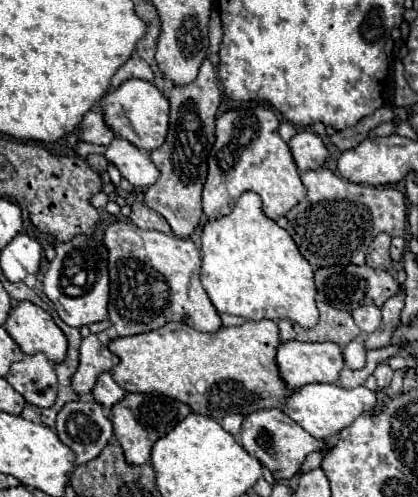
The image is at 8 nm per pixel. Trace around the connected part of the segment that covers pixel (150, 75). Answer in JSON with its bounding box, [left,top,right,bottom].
[112,54,154,88]

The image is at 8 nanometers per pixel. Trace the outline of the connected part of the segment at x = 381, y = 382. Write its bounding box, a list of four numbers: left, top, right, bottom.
[374,364,394,388]

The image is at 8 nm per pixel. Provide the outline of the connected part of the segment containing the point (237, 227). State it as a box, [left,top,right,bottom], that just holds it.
[200,192,318,328]

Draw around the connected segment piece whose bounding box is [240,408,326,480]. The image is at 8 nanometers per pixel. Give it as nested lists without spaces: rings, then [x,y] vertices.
[[[272,408],[272,410],[258,410],[250,416],[244,418],[242,422],[242,432],[240,432],[240,442],[244,450],[258,458],[276,480],[290,480],[300,472],[302,462],[306,460],[308,454],[312,452],[324,452],[326,442],[312,438],[302,426],[296,426],[292,418],[288,418],[282,410]]]

